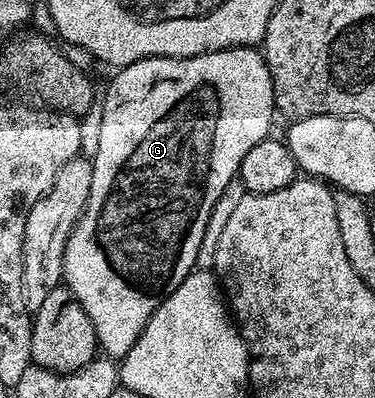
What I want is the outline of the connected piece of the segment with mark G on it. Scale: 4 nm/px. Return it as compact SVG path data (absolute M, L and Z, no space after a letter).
M255 47L227 48L197 56L151 56L133 64L125 64L117 72L120 73L108 84L108 93L102 96L102 130L98 134L98 146L91 157L94 182L90 182L90 198L66 244L63 279L82 310L90 314L99 351L108 358L122 358L128 353L148 325L150 317L156 313L156 307L164 301L165 296L174 294L174 290L178 290L178 286L182 286L184 279L197 267L199 247L202 246L211 211L221 197L222 190L226 189L226 184L239 173L242 158L246 158L246 154L250 154L258 142L269 139L271 132L268 131L272 128L276 106L270 70L264 61L263 51Z

